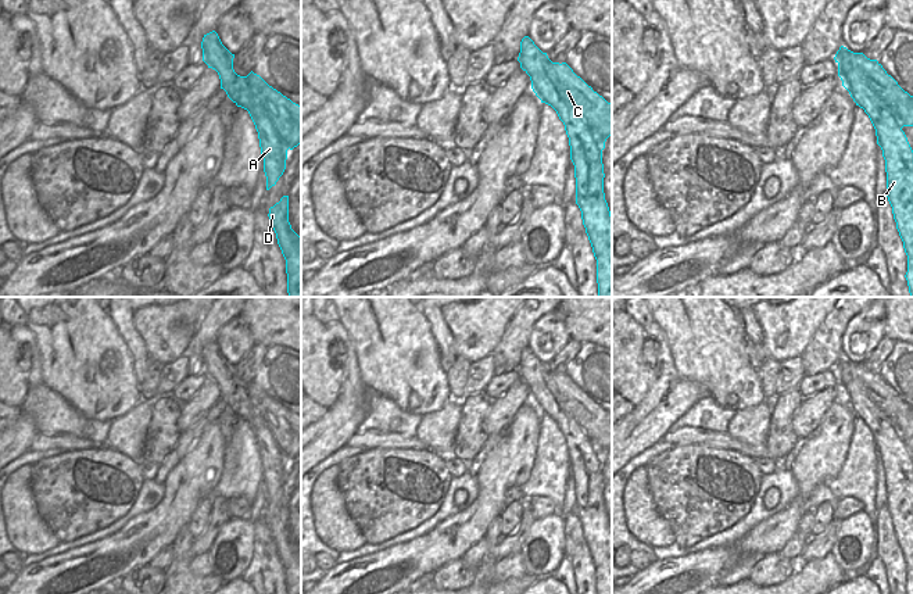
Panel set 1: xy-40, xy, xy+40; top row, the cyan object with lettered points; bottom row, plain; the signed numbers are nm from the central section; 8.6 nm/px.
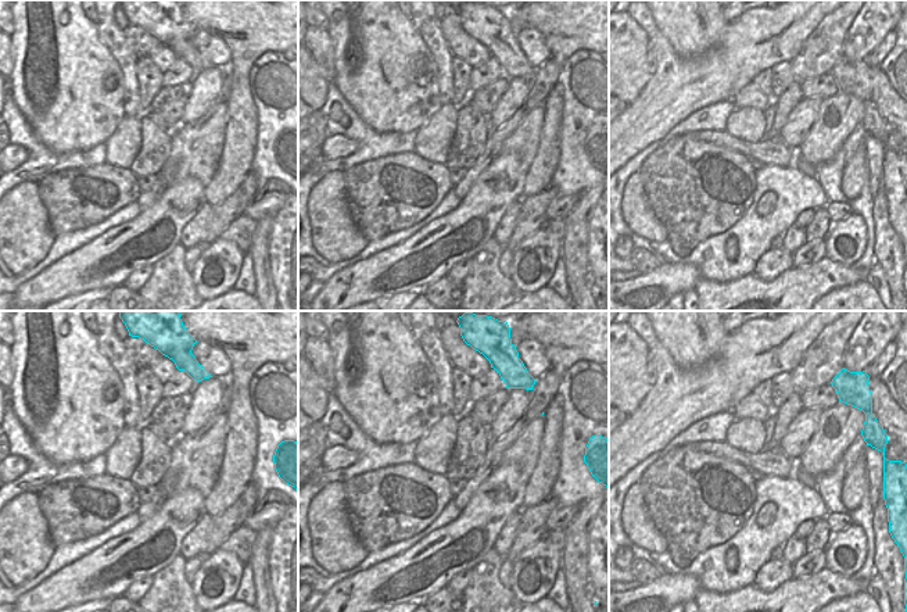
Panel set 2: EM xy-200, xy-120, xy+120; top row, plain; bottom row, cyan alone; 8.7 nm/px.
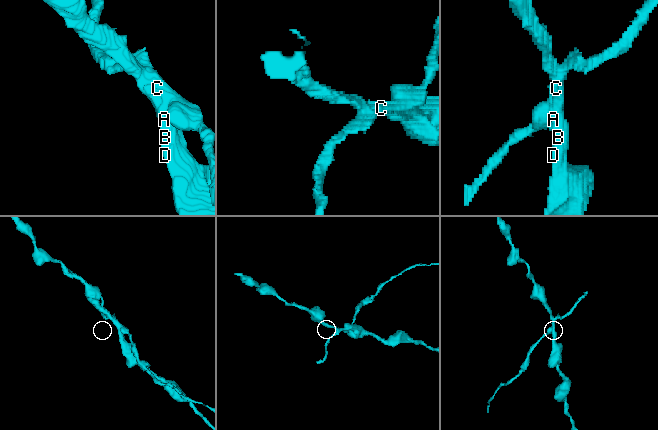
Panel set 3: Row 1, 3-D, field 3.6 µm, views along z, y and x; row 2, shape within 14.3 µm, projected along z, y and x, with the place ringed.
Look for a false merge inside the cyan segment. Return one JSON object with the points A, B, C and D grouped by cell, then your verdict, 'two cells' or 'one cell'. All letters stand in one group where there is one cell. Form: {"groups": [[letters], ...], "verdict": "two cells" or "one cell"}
{"groups": [["A", "B", "D"], ["C"]], "verdict": "two cells"}

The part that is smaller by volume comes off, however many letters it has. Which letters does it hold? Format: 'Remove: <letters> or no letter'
Remove: C

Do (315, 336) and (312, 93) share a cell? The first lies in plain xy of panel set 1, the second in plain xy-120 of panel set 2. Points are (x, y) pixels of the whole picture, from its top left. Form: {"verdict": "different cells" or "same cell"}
{"verdict": "same cell"}

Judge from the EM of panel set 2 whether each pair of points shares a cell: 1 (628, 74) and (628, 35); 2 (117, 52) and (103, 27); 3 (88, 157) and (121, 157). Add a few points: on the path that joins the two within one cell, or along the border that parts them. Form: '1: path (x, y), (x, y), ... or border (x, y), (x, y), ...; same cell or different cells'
1: path (628, 64), (628, 45); same cell
2: path (117, 46), (107, 32); same cell
3: border (104, 142), (104, 158), (107, 161); different cells

